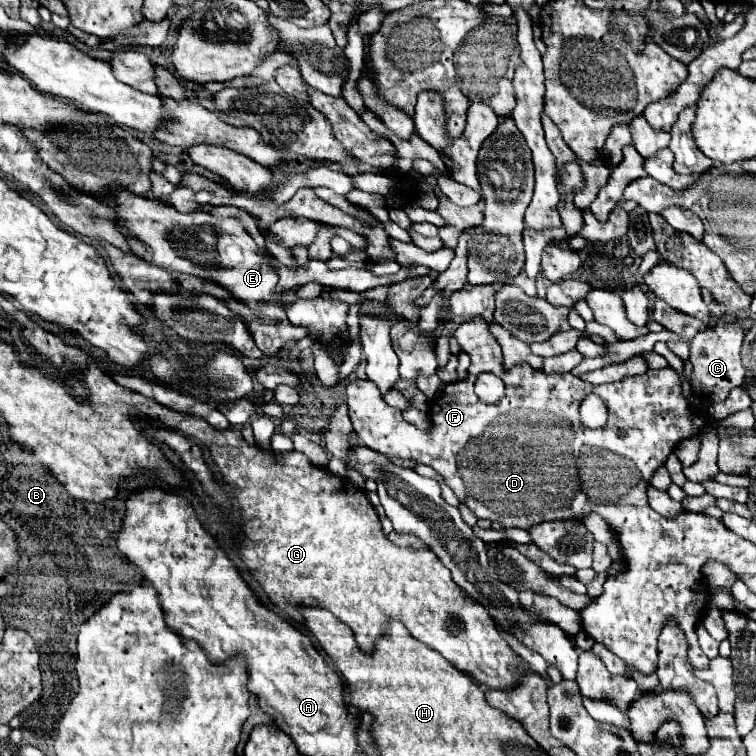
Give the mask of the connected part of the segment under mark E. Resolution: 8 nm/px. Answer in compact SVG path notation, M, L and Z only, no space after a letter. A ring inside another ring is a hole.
M117 189L117 193L111 195L113 203L117 205L121 227L125 229L125 235L129 235L129 243L137 257L173 273L187 273L205 281L211 279L249 309L263 305L263 299L273 303L275 299L281 299L281 307L287 309L295 299L299 299L297 291L301 287L291 287L277 293L279 275L271 265L275 257L253 241L237 217L217 219L209 211L195 211L185 215L175 207L159 203L153 195L143 197L125 189Z

